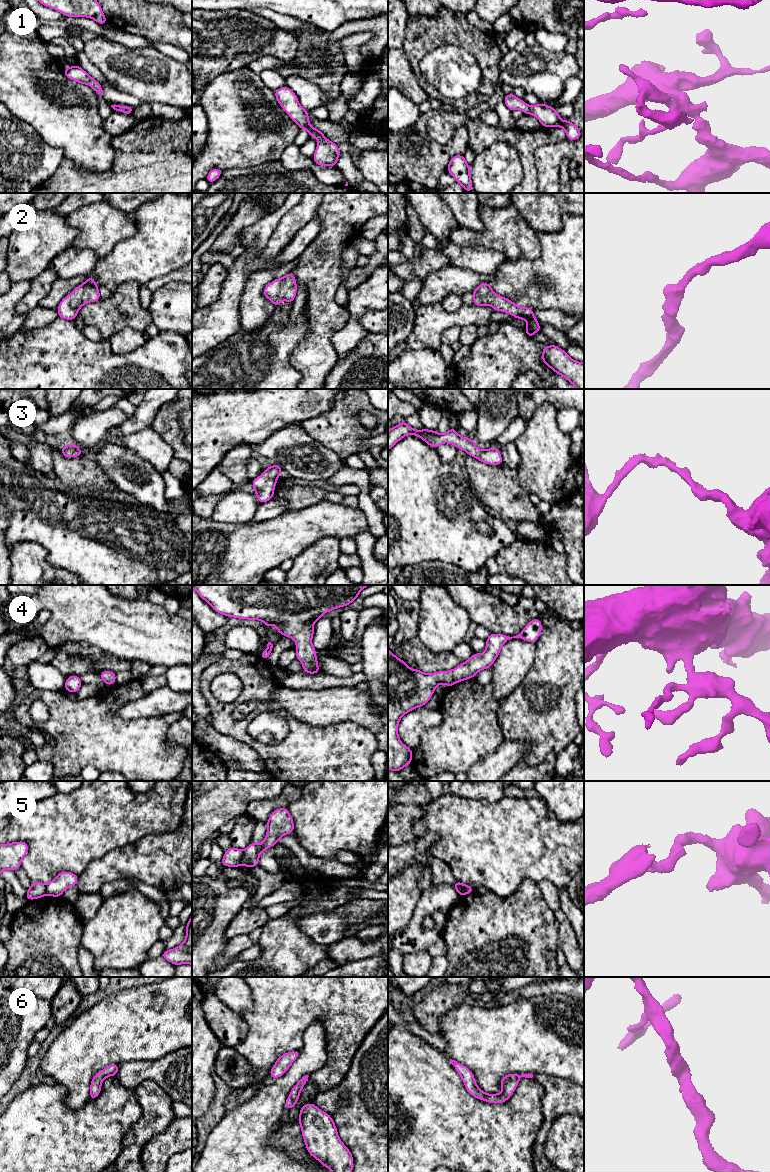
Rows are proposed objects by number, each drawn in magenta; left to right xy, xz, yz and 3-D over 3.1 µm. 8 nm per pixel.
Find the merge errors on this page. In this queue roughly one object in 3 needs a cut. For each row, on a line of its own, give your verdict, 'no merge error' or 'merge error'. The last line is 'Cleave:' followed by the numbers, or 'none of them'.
1: no merge error
2: no merge error
3: no merge error
4: no merge error
5: merge error
6: no merge error
Cleave: 5

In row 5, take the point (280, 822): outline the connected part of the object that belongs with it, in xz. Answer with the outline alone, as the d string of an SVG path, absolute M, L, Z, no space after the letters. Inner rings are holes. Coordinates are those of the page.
M288 808L274 810L267 821L267 833L260 844L251 842L243 851L241 865L245 867L256 867L259 865L259 856L266 849L275 846L279 839L286 834L294 832L293 818Z

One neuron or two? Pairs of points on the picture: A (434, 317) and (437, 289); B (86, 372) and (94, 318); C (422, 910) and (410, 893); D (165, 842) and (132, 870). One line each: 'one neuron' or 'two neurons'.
A: two neurons
B: two neurons
C: two neurons
D: one neuron

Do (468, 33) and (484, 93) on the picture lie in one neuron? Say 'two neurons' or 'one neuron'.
one neuron

